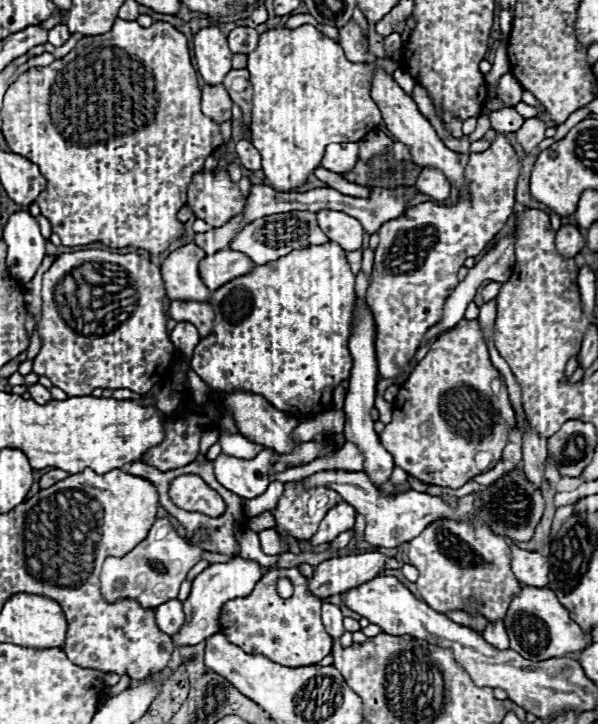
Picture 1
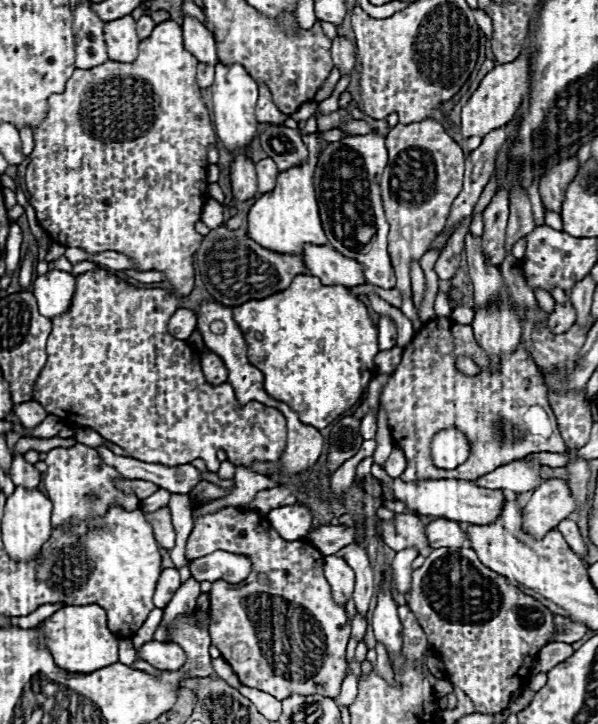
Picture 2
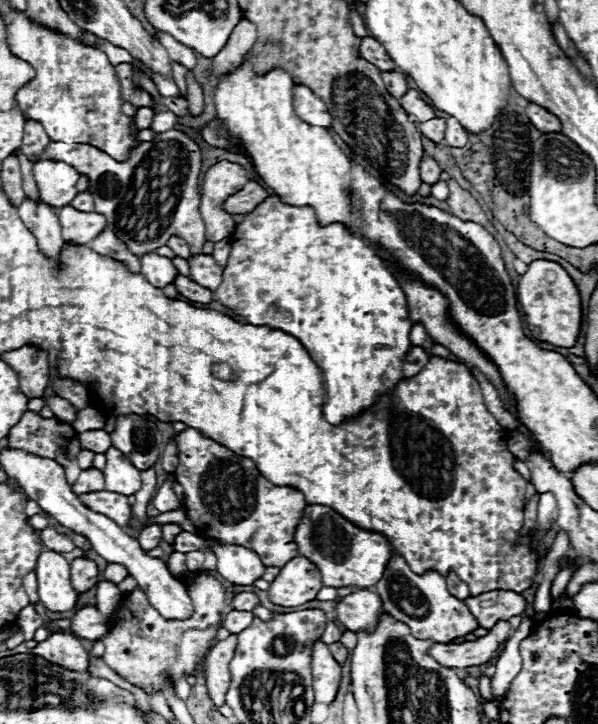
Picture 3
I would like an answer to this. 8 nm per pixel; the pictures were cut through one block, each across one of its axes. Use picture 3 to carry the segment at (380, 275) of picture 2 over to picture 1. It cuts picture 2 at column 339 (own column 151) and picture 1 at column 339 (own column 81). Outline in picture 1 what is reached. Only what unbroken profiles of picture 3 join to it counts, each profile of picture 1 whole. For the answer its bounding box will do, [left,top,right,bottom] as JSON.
[320,142,358,174]

